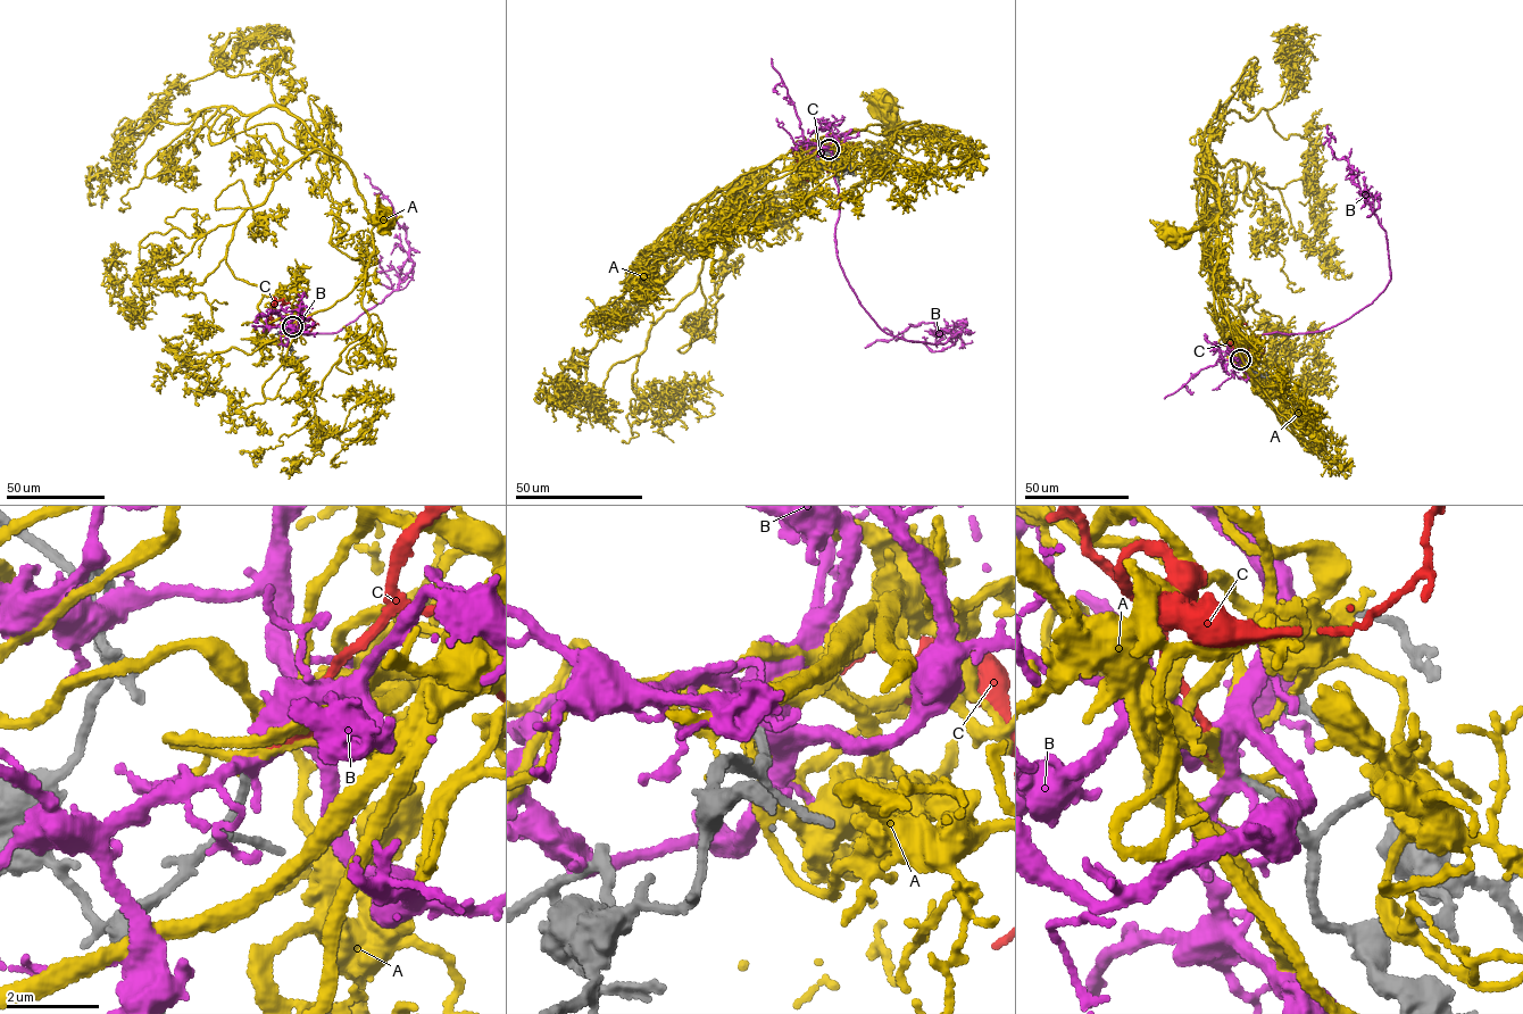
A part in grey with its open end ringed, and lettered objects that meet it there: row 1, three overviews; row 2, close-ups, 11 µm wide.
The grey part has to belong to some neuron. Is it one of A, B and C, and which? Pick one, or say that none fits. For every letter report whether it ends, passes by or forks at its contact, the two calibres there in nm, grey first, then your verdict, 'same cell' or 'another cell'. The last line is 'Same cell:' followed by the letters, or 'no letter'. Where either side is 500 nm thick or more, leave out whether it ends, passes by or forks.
A: it forks; calibres 180 and 180 nm; another cell
B: it passes by; calibres 180 and 300 nm; another cell
C: it ends; calibres 170 and 150 nm; same cell
Same cell: C

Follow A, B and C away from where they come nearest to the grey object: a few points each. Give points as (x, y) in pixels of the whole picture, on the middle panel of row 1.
A: (829, 149), (848, 132), (881, 125), (891, 154), (882, 165), (875, 169), (875, 151), (890, 132), (881, 102)
B: (829, 149), (838, 257), (860, 304), (881, 330), (913, 342), (942, 345), (966, 325), (923, 322), (865, 348)
C: (829, 149), (832, 143), (824, 149), (798, 149), (797, 157), (806, 171), (799, 181), (799, 191)

